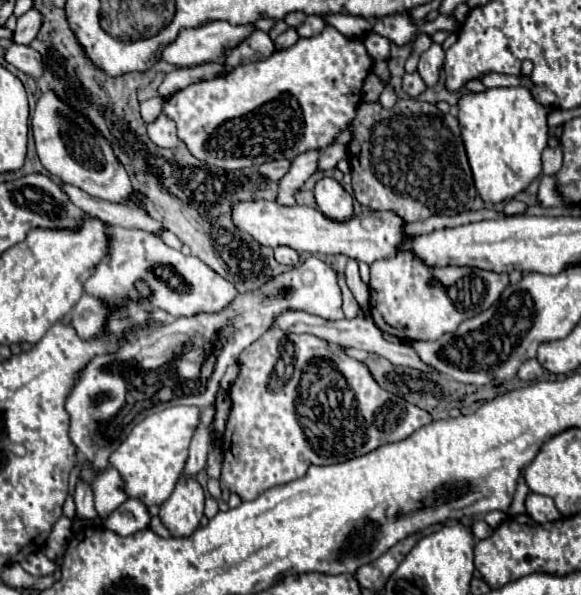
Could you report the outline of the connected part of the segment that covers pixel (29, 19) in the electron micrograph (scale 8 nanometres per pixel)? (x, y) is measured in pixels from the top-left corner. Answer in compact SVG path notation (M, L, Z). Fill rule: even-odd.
M29 8L23 16L17 18L17 28L15 28L15 42L17 44L29 44L35 34L39 32L39 26L43 22L43 16L39 14L39 10L35 8Z

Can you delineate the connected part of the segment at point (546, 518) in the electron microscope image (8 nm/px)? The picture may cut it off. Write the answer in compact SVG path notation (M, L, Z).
M531 492L527 496L525 506L527 506L527 514L531 514L531 518L535 518L535 522L539 522L539 524L555 522L561 518L555 502L549 496L541 496L541 494Z

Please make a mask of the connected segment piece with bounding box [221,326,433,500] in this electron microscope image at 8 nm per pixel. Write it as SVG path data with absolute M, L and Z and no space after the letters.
M277 326L269 328L259 340L255 340L251 346L247 346L247 350L243 350L243 354L239 354L239 376L237 380L231 384L229 388L229 398L231 398L231 412L229 412L229 420L227 420L227 428L223 434L223 474L221 474L221 488L227 488L229 492L235 492L241 496L241 500L255 500L259 494L263 494L265 490L277 486L277 484L285 484L291 482L295 478L301 478L307 472L307 462L309 464L337 464L337 462L345 462L349 458L357 458L363 456L383 444L389 442L399 442L403 438L407 438L409 434L413 434L417 428L429 424L433 418L429 412L421 410L415 404L405 402L403 398L383 390L375 378L371 378L371 372L367 370L367 364L351 358L343 346L331 346L331 342L323 342L321 338L315 338L311 334L287 334L285 330L279 330Z

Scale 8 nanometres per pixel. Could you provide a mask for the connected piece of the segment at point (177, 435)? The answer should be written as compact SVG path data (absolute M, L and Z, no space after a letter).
M171 406L147 416L131 430L109 458L111 466L121 474L123 490L129 498L139 498L145 506L159 506L171 496L175 482L183 474L189 442L199 418L201 410L197 406Z

